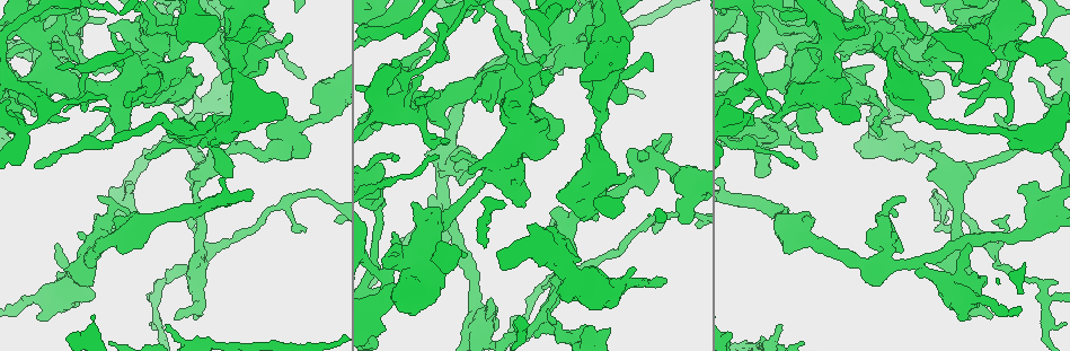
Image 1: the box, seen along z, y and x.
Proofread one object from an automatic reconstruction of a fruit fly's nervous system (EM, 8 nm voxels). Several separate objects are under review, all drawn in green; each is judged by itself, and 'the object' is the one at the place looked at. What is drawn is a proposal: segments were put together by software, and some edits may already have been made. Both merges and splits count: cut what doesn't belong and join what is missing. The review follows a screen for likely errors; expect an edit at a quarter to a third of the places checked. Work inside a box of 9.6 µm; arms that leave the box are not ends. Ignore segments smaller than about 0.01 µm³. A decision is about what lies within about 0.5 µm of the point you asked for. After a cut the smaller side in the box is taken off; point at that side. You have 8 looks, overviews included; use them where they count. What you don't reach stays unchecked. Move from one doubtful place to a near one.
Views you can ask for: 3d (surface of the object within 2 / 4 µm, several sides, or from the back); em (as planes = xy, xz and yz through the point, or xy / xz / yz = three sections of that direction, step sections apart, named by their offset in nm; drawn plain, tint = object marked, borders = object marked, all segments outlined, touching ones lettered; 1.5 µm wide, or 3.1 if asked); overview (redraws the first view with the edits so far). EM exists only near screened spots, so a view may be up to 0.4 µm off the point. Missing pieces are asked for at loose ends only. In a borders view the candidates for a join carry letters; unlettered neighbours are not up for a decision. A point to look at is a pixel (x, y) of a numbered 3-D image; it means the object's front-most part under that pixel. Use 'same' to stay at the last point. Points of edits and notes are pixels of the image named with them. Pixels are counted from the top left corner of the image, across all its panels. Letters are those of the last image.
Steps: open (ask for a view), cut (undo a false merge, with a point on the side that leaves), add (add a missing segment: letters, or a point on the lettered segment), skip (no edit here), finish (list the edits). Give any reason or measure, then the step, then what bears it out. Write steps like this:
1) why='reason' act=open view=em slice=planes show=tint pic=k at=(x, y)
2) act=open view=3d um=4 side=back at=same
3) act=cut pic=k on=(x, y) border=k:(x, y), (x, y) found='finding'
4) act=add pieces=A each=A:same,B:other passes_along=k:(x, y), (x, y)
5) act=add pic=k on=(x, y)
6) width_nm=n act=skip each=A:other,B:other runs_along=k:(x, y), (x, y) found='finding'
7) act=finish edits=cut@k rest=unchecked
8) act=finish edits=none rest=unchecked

why='an open end' act=open view=3d um=4 pic=1 at=(1001, 76)

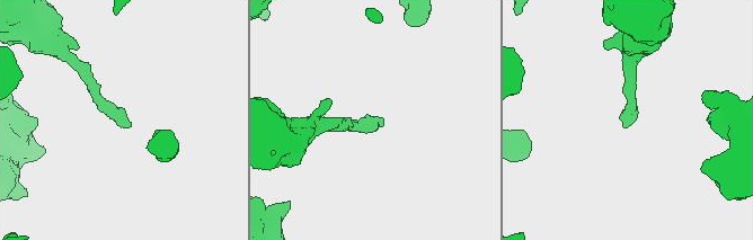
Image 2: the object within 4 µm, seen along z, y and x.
why='shape alone is not enough' act=open view=em slice=planes show=borders pic=2 at=(380, 120)

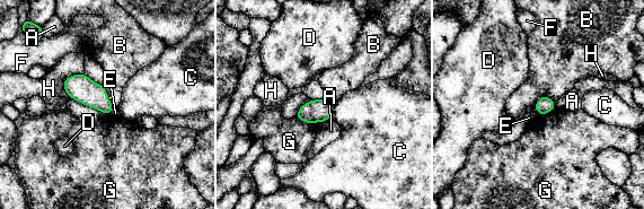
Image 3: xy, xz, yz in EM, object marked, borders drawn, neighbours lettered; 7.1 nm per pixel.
width_nm=120 act=skip each=A:other,B:other,C:other,D:other,E:other,F:other,G:other,H:other border=3:(555, 102), (540, 96), (534, 106) found='no lettered segment goes on from it'

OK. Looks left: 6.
why='tapers out' act=open view=em slice=planes show=borders pic=1 at=(781, 326)

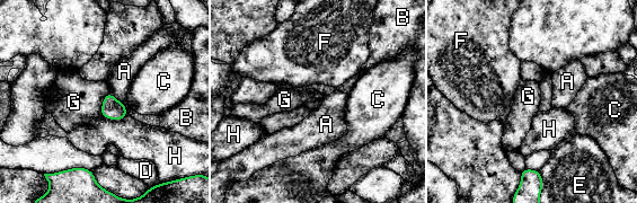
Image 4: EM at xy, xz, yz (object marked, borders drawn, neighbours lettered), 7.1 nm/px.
act=skip each=A:other,B:other,C:other,D:other,E:other,F:other,G:other,H:other border=4:(109, 91), (103, 99), (100, 115) found='no lettered segment goes on from it'

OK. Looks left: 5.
why='closes a loop' act=open view=em slice=planes show=borders pic=1 at=(980, 23)

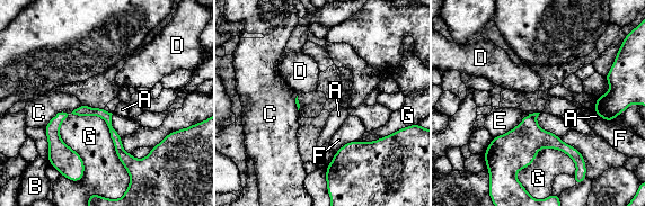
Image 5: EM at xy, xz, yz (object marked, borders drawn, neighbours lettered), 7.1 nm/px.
act=skip each=A:other,B:other,C:other,D:other,E:other,F:other,G:other border=5:(68, 113), (58, 113), (43, 127) found='all the same neuron'

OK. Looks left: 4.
act=finish edits=none rest=unchecked

